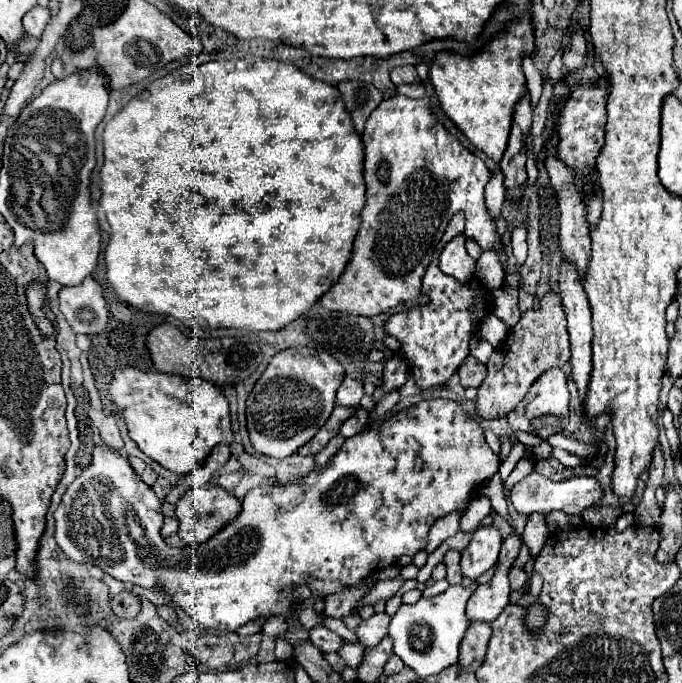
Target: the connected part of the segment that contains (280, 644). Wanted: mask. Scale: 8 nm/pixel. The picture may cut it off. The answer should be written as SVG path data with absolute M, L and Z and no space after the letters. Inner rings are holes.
M278 638L275 642L274 652L278 661L287 662L292 658L293 646L284 638Z

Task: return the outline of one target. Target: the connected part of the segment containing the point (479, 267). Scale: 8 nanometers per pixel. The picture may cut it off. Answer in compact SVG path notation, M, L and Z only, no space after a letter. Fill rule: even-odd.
M496 250L482 252L482 256L476 262L476 278L480 282L484 282L484 286L488 290L494 290L494 288L502 286L504 270L502 270L502 264L500 264L500 258L498 258Z

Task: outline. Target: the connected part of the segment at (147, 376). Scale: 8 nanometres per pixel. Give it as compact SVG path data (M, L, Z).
M132 366L116 368L110 380L110 396L116 406L122 406L120 416L126 422L128 436L136 442L136 446L152 460L156 460L160 466L168 468L170 472L176 472L180 476L200 468L214 446L218 444L232 444L232 424L230 424L230 410L228 400L220 392L218 386L212 382L206 382L202 378L184 378L176 374L164 374L164 372L142 372Z

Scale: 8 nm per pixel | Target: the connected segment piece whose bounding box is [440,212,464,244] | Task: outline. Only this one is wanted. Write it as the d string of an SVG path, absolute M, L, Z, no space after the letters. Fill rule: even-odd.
M458 212L458 214L450 220L450 224L448 224L448 228L446 228L440 244L448 244L452 238L456 238L456 236L462 234L462 232L464 232L464 212Z

